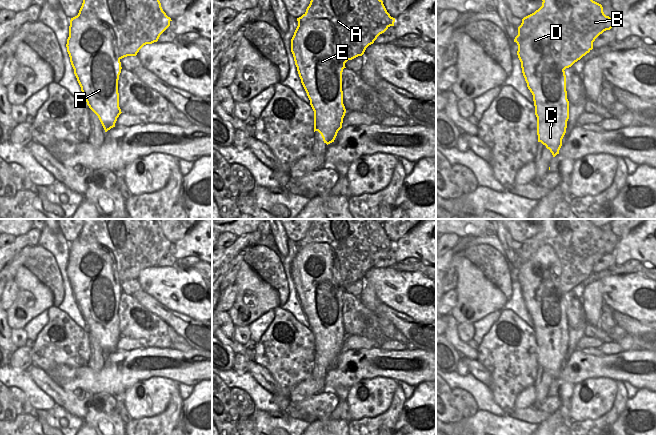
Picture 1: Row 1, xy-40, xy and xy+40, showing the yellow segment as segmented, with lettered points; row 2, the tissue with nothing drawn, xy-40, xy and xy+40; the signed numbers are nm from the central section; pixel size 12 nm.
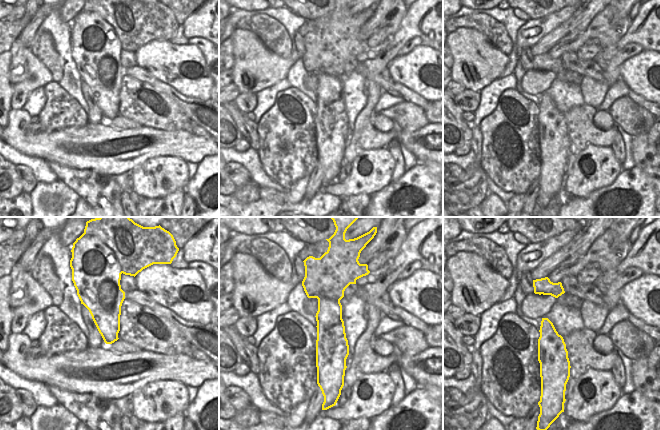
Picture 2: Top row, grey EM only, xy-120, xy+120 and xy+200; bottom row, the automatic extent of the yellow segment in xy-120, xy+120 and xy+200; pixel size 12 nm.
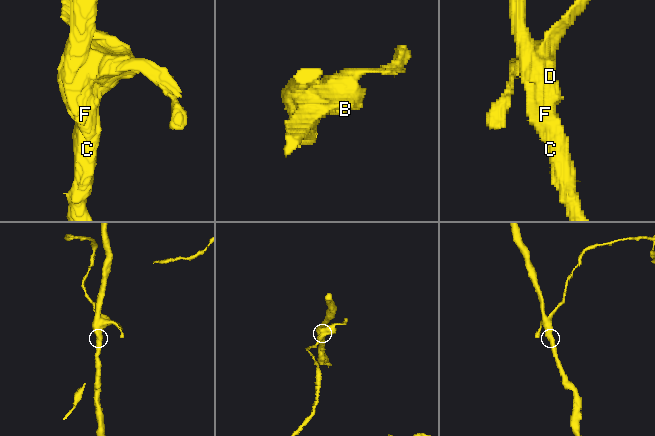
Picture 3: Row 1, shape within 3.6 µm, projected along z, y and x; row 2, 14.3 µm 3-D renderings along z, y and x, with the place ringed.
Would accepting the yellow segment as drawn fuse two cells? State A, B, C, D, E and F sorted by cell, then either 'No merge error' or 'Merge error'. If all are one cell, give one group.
Groups: A B / C D E F. Merge error.

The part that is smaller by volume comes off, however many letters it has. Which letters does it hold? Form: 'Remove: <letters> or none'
Remove: A, B.

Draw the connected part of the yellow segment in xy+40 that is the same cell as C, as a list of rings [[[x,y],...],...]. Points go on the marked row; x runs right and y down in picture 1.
[[[545,21],[539,26],[531,27],[529,32],[523,30],[522,25],[520,25],[514,42],[518,45],[517,55],[521,62],[523,76],[533,95],[538,142],[545,145],[555,157],[559,154],[562,146],[562,139],[566,133],[569,119],[566,75],[555,59],[555,52],[559,52],[562,47],[561,38],[555,26],[550,21]]]

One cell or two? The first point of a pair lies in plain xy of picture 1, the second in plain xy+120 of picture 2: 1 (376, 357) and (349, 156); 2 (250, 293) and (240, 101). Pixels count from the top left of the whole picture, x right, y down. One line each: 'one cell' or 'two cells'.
1: two cells
2: two cells

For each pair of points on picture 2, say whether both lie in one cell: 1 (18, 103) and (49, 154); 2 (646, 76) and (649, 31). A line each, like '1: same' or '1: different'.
1: different
2: different

